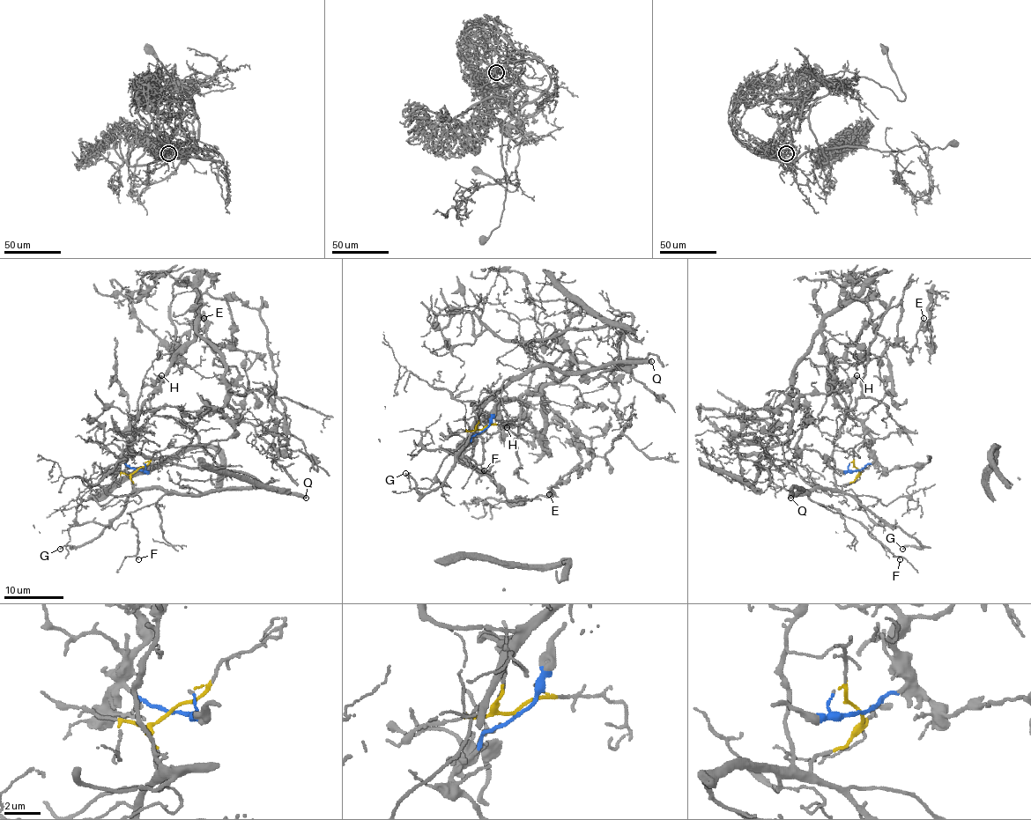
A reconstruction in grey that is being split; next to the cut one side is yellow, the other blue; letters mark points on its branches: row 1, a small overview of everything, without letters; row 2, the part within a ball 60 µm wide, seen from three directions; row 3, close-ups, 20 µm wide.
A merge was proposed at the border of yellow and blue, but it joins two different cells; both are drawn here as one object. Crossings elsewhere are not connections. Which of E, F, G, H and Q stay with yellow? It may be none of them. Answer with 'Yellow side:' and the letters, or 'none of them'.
Yellow side: F, G, Q

